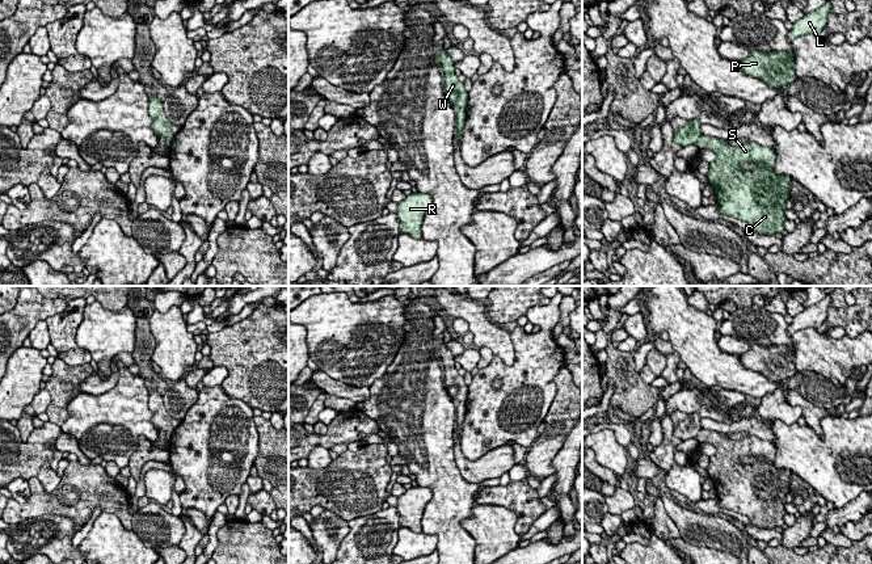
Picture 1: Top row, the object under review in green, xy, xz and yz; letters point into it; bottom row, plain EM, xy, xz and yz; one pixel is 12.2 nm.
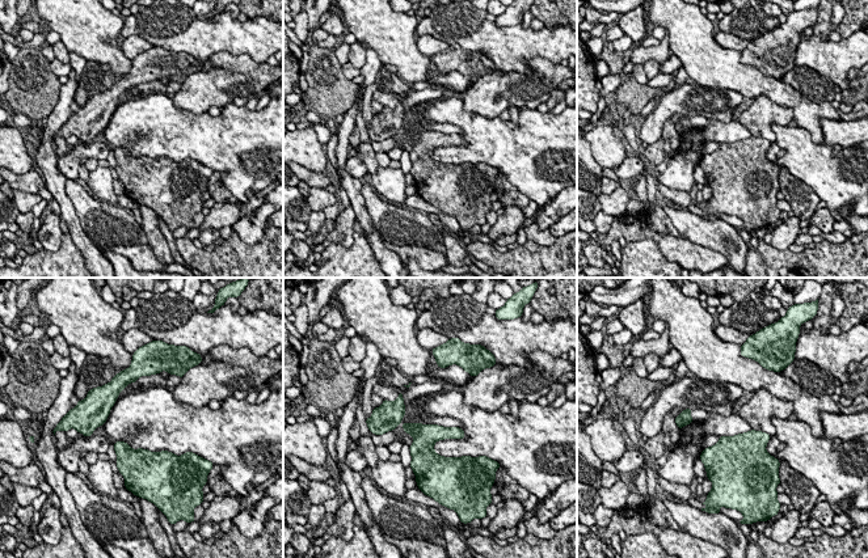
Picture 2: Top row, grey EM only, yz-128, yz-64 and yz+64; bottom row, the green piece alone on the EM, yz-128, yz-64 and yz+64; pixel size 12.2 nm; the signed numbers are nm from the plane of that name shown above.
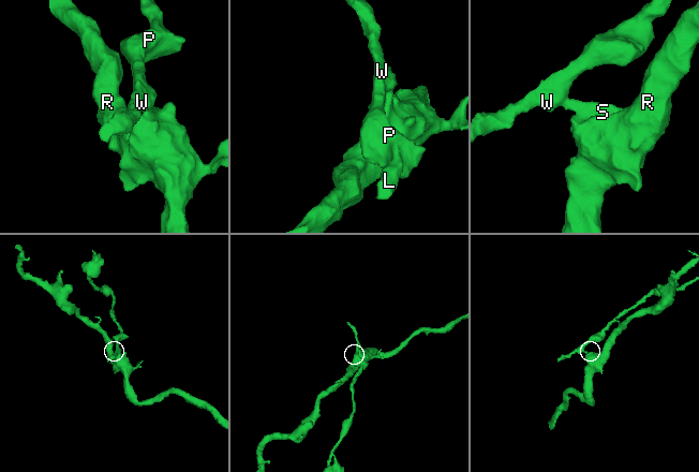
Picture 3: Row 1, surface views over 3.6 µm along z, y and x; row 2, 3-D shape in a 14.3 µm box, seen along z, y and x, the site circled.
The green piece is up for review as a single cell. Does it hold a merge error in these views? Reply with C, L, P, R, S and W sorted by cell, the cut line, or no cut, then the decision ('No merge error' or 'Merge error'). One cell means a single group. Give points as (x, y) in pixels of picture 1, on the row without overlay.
Groups: C L P R S W. No split. No merge error

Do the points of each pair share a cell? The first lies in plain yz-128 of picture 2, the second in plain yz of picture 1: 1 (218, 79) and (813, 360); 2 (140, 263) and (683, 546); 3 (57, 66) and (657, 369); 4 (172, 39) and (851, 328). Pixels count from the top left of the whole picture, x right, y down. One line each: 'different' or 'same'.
1: different
2: same
3: different
4: different

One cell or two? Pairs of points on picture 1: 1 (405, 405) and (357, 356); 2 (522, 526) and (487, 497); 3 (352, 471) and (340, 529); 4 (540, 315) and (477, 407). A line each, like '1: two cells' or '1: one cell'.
1: two cells
2: one cell
3: two cells
4: one cell

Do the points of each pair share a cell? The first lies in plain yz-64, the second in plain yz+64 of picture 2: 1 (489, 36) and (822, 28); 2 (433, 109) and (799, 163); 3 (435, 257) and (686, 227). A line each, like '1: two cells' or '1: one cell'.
1: two cells
2: one cell
3: two cells

